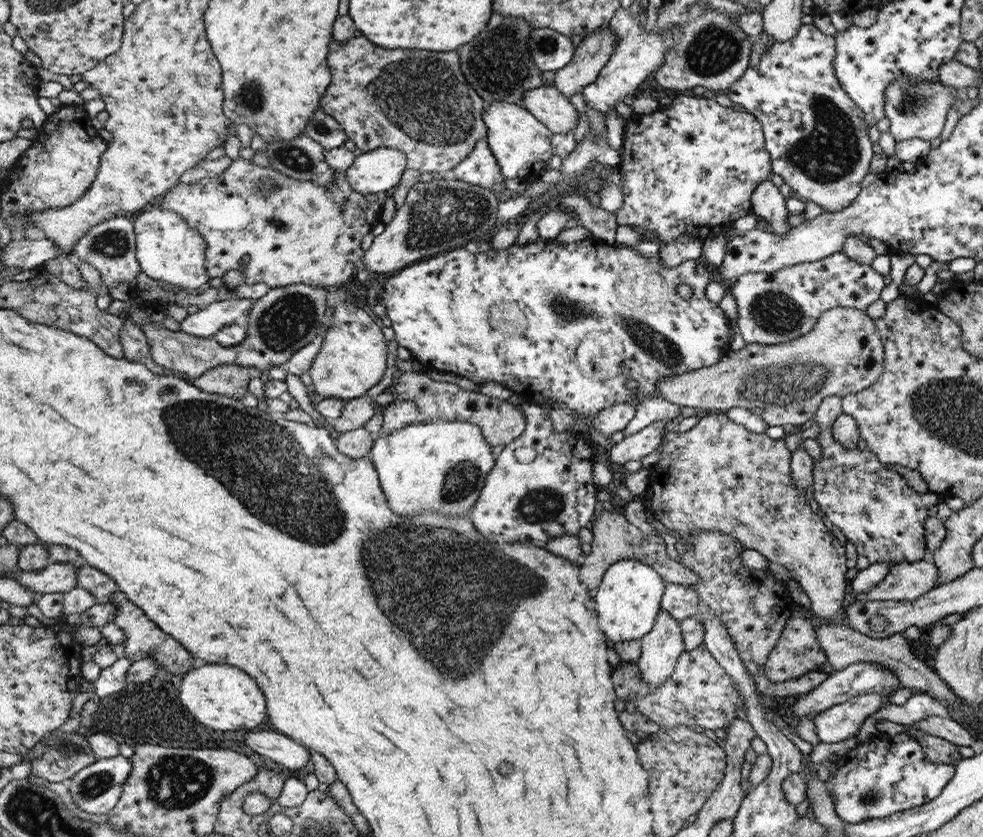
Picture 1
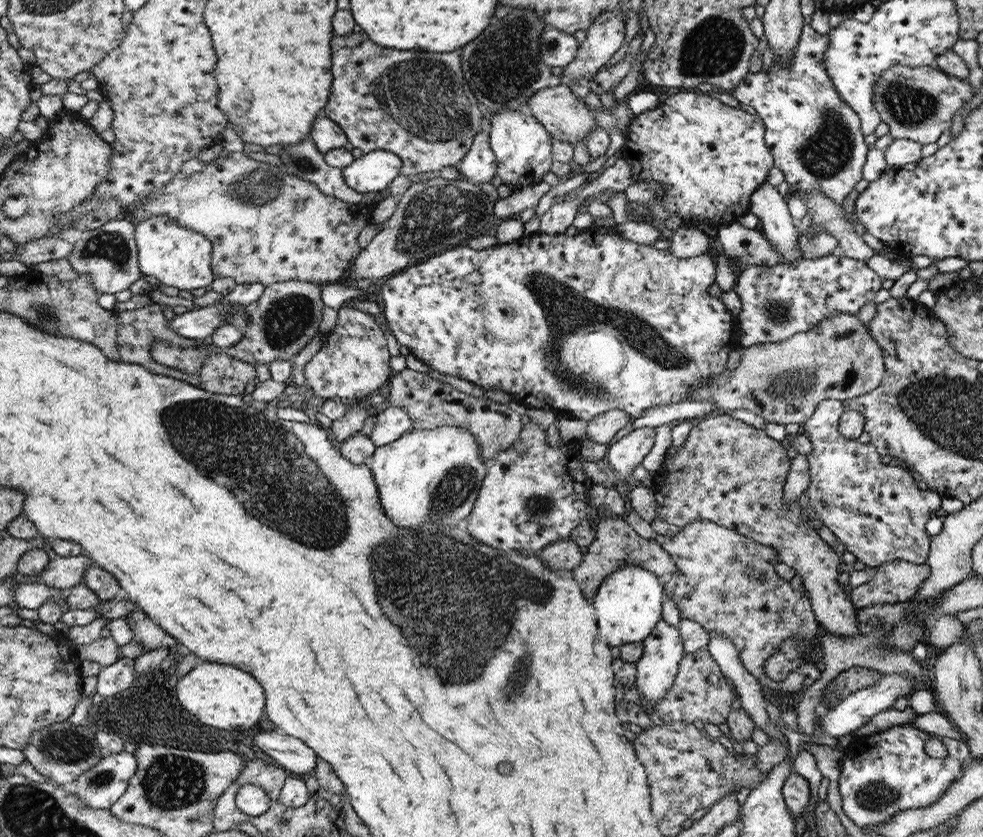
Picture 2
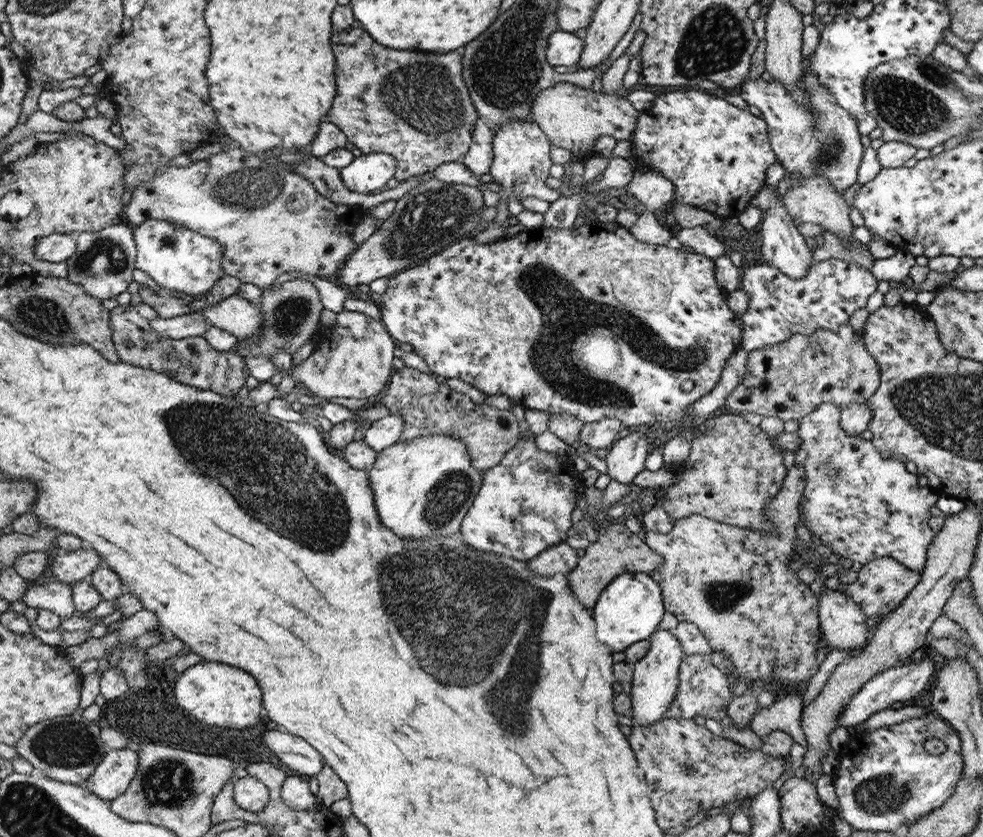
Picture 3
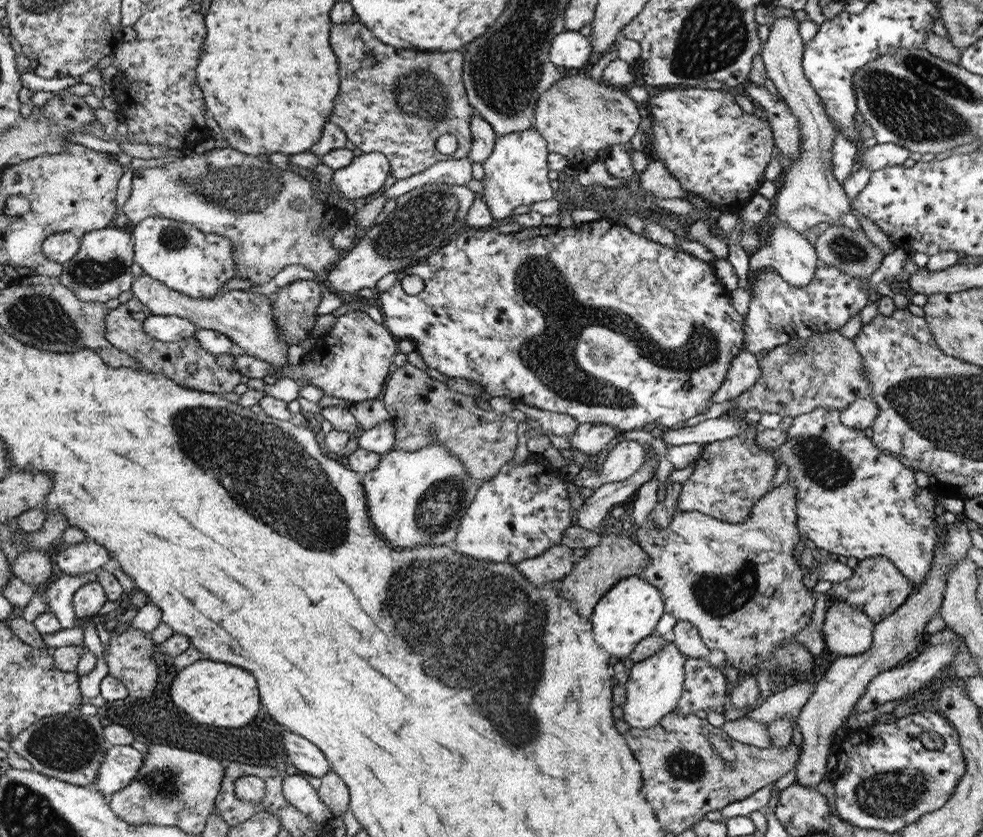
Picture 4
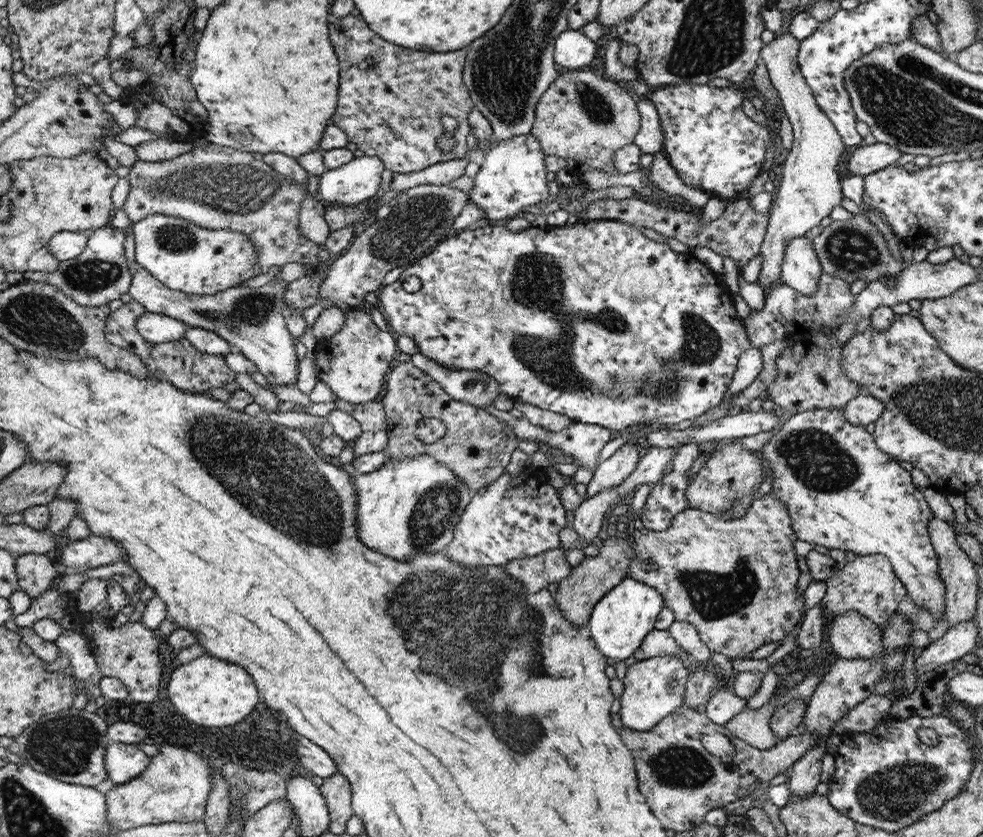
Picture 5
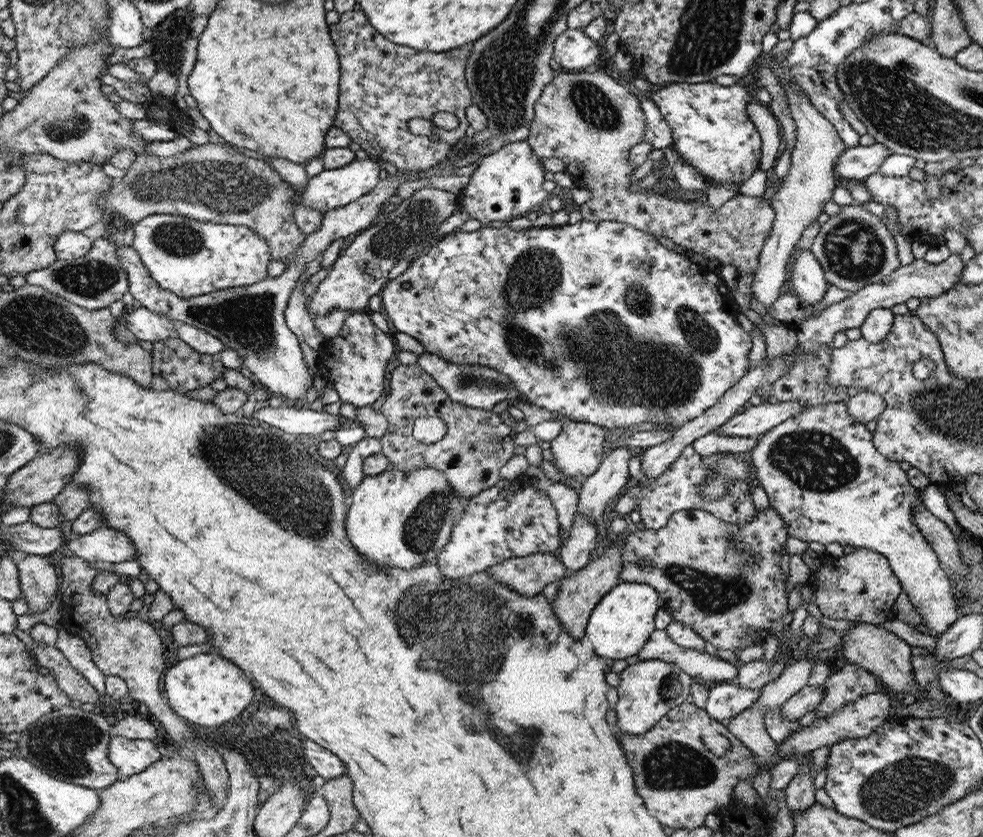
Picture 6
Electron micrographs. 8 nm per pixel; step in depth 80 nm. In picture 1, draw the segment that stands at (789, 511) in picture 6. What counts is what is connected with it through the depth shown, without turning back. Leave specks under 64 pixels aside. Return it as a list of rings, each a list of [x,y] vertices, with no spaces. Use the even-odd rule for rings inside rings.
[[[829,396],[825,398],[818,407],[814,416],[814,424],[818,424],[820,431],[816,440],[822,448],[820,461],[813,462],[812,468],[815,508],[820,508],[827,522],[830,523],[838,534],[856,545],[859,555],[867,556],[870,563],[878,561],[913,562],[914,560],[929,559],[924,532],[925,520],[929,518],[928,510],[938,506],[944,499],[938,493],[918,493],[908,486],[906,480],[896,471],[888,470],[886,465],[878,461],[878,457],[869,449],[844,449],[840,443],[834,441],[831,432],[831,424],[842,414],[842,397]]]

